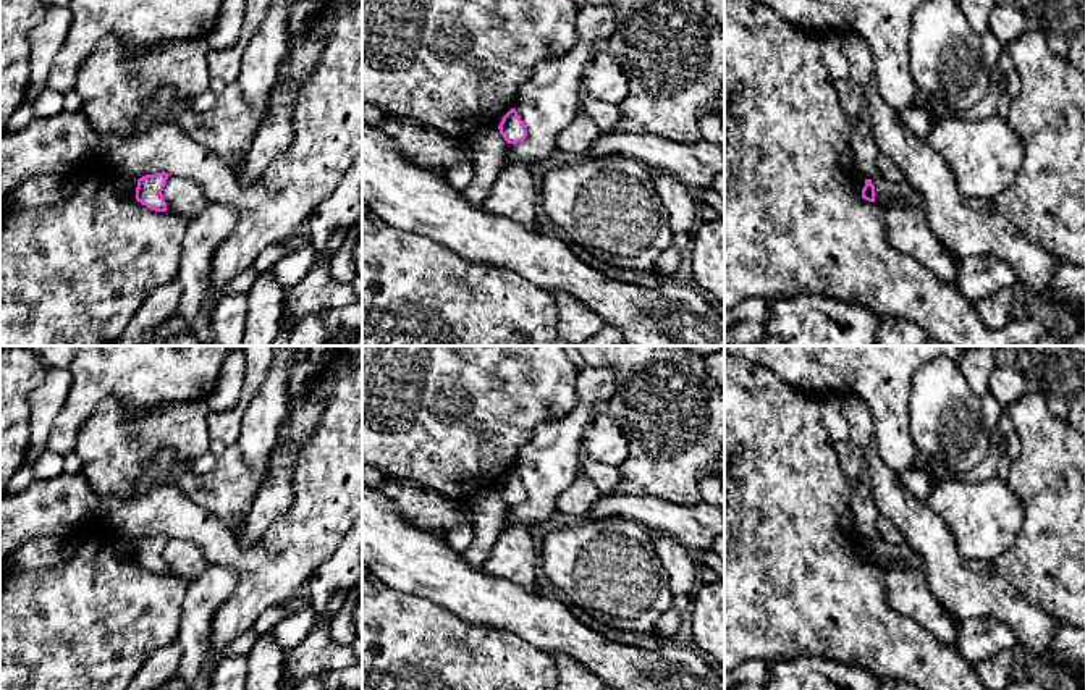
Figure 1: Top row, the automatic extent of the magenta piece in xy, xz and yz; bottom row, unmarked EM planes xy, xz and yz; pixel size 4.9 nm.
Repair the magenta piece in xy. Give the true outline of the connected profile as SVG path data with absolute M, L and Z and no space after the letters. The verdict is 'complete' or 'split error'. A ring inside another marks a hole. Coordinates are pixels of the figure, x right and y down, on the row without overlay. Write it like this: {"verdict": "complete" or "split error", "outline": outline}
{"verdict": "complete", "outline": "M155 535L139 540L136 549L136 562L150 572L167 574L167 564L162 553L168 538L168 535Z"}

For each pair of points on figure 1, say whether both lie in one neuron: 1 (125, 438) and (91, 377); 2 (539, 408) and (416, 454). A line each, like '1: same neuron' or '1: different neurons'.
1: different neurons
2: same neuron

